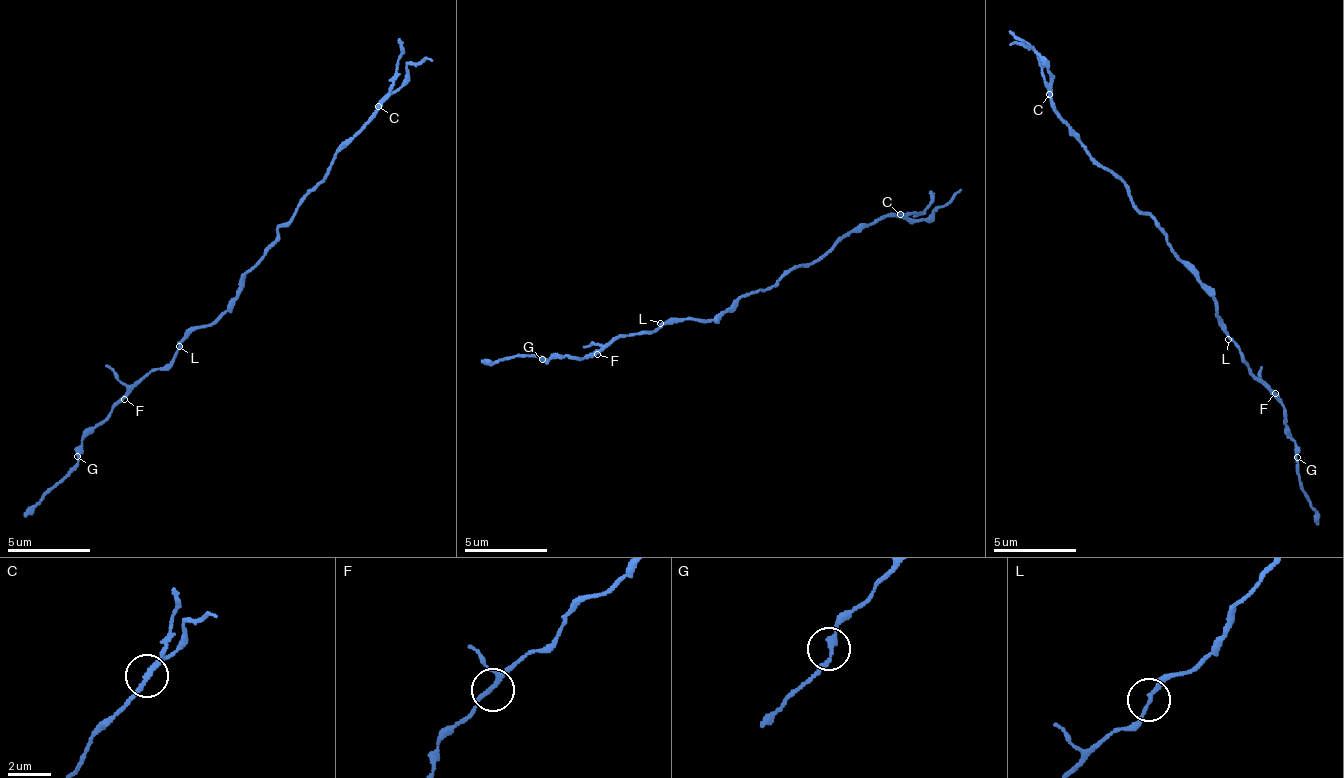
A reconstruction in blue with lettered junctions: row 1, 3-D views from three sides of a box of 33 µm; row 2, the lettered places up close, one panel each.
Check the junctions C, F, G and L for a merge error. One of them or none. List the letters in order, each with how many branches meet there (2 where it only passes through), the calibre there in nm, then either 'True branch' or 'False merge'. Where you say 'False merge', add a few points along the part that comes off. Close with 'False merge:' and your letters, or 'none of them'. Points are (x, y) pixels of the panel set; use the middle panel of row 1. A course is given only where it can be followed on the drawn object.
C: Branches: 3. Thickness 180 nm. False merge. Course of the part to remove: (900, 215), (924, 220), (962, 190)
F: Branches: 3. Thickness 180 nm. True branch
G: Branches: 2. Thickness 200 nm. True branch
L: Branches: 2. Thickness 180 nm. True branch
False merge: C

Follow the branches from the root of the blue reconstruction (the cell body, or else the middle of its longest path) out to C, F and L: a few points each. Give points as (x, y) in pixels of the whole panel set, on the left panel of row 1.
C: (240, 286), (296, 207), (380, 107)
F: (240, 286), (210, 324), (197, 324), (163, 368), (151, 368), (124, 399)
L: (240, 286), (210, 324), (197, 324), (178, 347)

